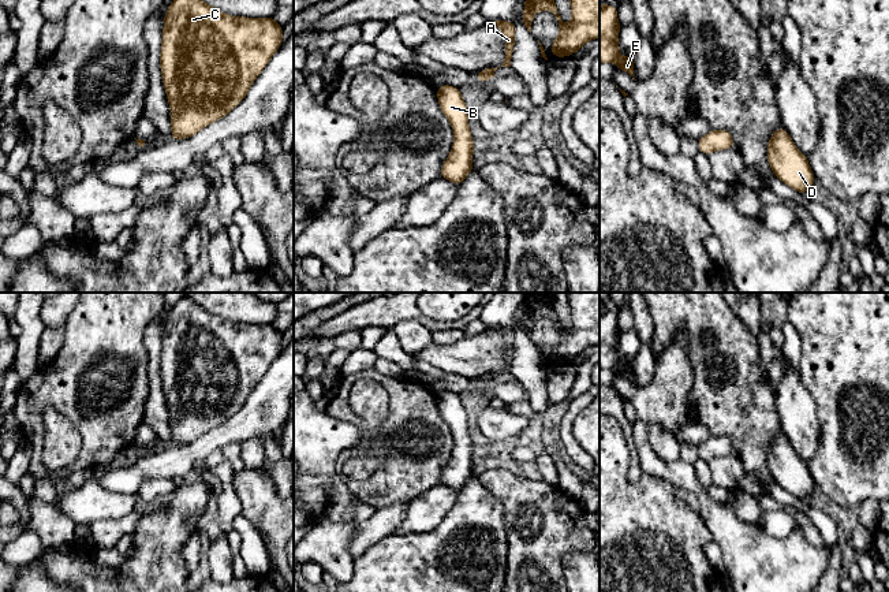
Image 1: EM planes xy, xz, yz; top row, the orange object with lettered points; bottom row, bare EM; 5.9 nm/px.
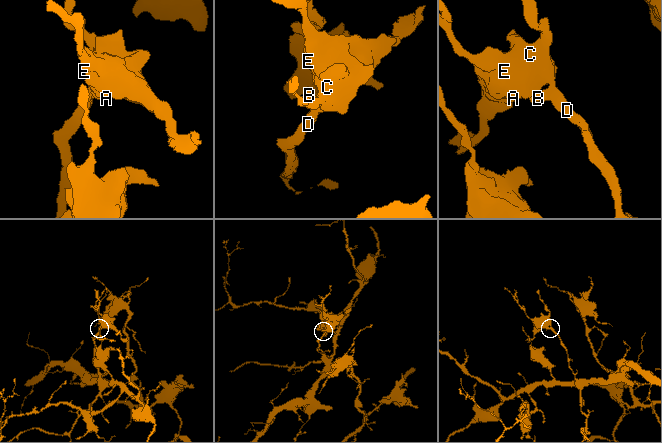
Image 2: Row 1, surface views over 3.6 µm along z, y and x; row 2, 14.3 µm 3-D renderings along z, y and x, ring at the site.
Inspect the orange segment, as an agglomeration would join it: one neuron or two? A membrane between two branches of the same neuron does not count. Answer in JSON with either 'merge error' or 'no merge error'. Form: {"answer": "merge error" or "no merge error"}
{"answer": "no merge error"}

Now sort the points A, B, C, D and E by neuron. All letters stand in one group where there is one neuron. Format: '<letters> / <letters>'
A B C D E

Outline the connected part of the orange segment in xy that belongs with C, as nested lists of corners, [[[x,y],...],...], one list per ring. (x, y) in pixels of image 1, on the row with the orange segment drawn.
[[[173,0],[164,16],[160,68],[171,108],[171,138],[184,139],[228,115],[249,93],[283,42],[283,29],[273,16],[231,16],[203,0]]]

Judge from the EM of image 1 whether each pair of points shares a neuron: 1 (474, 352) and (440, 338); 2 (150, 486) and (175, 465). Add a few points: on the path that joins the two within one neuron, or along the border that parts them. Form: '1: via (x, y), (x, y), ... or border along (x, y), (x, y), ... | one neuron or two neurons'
1: border along (466, 335), (447, 343), (433, 343) | two neurons
2: border along (171, 477), (148, 477), (137, 492) | two neurons

